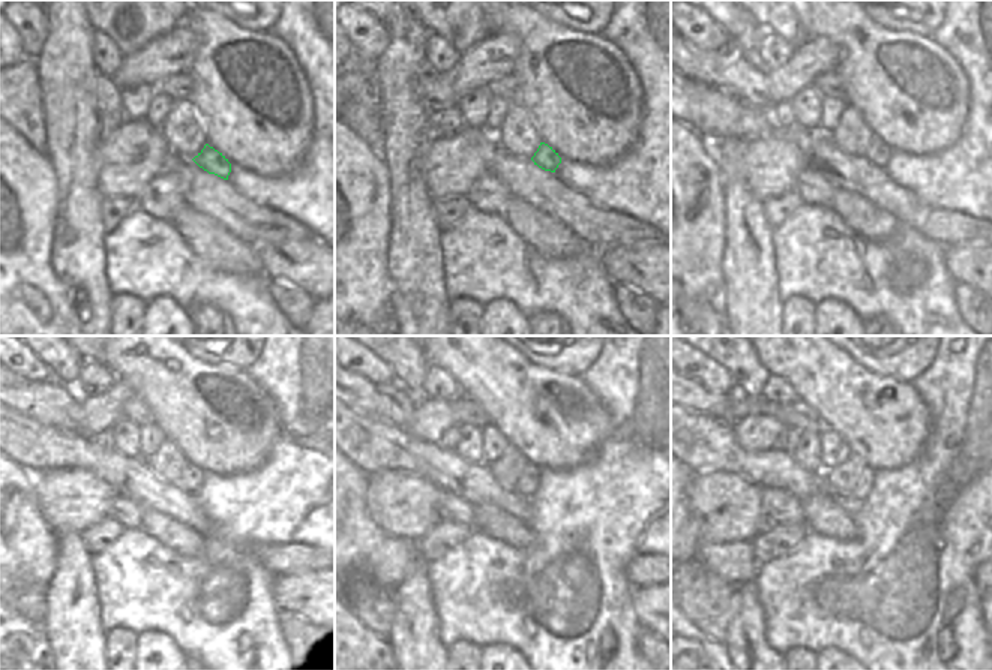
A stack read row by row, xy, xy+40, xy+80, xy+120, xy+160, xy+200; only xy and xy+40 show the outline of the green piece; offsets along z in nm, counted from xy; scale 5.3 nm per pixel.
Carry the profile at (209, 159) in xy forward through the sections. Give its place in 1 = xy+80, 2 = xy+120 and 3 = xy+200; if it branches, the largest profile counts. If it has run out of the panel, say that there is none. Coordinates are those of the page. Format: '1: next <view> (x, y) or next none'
1: next xy+80 (878, 153)
2: next xy+120 (192, 480)
3: next xy+200 (865, 481)

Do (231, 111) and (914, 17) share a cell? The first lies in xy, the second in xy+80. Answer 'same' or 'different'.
different

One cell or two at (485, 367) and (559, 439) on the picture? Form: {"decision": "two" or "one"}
{"decision": "one"}

